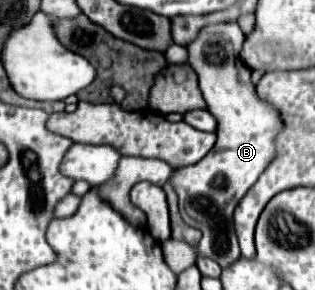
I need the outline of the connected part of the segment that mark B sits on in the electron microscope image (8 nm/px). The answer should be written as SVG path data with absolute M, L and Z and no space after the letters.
M223 22L203 26L197 38L187 46L187 62L199 78L199 90L207 104L207 112L211 112L217 120L215 148L211 148L211 152L203 160L199 160L199 164L187 168L171 168L171 164L155 158L121 158L119 168L115 170L115 180L107 180L107 184L91 188L97 190L99 196L103 196L103 200L107 200L131 225L142 227L146 224L146 216L143 213L142 217L142 211L131 204L131 186L143 180L157 186L171 182L173 190L179 196L181 214L193 220L195 226L203 232L203 238L195 246L173 238L161 244L163 258L175 274L195 266L199 256L215 260L221 268L227 268L227 264L239 260L241 254L231 220L233 210L247 194L247 190L257 182L267 164L275 158L273 140L281 132L283 122L269 104L261 102L255 96L255 86L251 84L251 70L239 60L243 40L245 36L239 26L235 26L235 22Z

